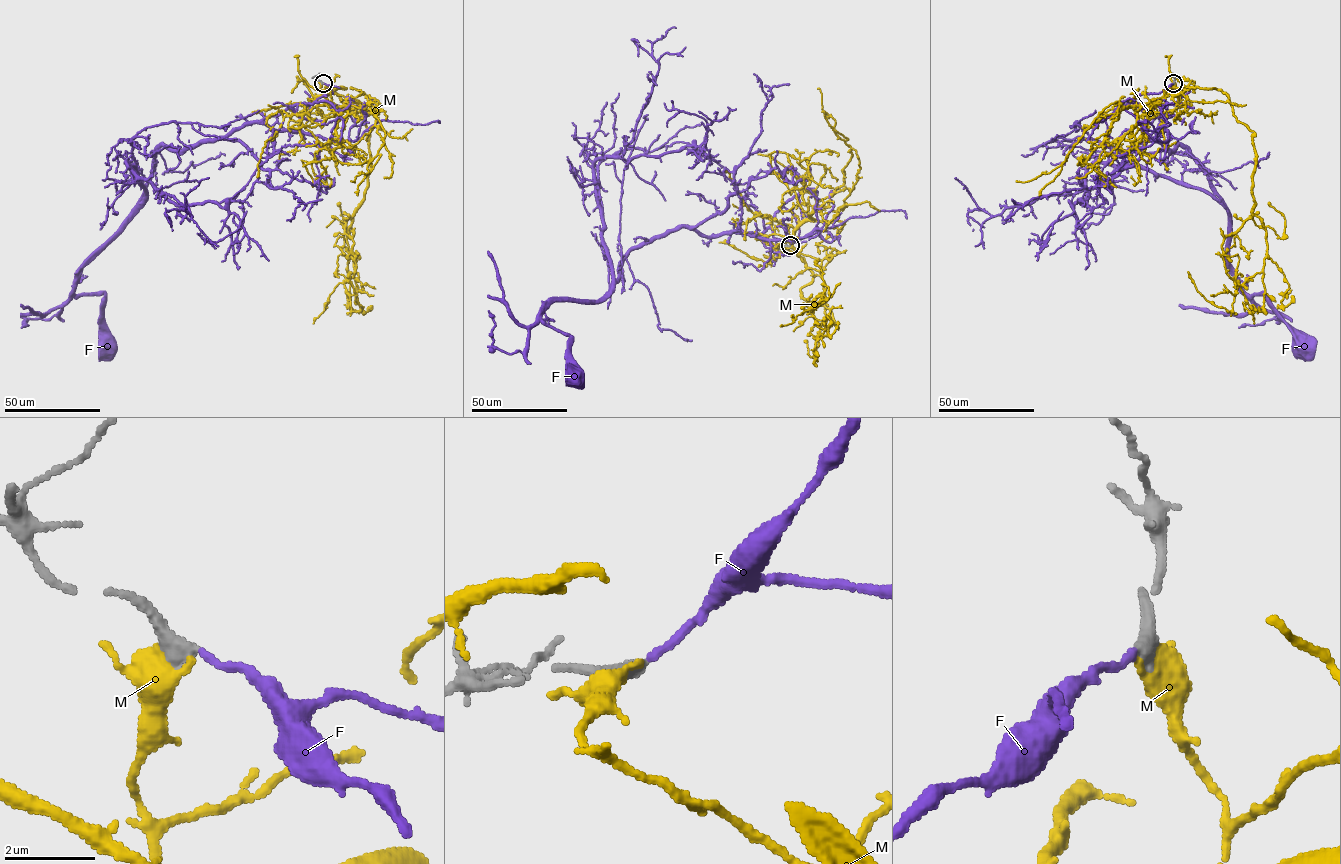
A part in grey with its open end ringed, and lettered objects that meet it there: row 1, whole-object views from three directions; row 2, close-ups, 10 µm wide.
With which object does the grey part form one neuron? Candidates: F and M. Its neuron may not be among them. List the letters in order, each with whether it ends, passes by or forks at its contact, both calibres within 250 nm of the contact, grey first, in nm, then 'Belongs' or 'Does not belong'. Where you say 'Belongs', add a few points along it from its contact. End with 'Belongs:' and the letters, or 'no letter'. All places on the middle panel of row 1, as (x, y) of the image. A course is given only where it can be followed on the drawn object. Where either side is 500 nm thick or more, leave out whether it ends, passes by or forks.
F: It ends there. Thickness 400 nm (grey) against 150 nm. Belongs. Its course: (790, 245), (782, 207), (759, 234), (641, 242), (600, 299), (543, 311), (573, 376)
M: It passes by. Thickness 440 nm (grey) against 480 nm. Does not belong
Belongs: F

